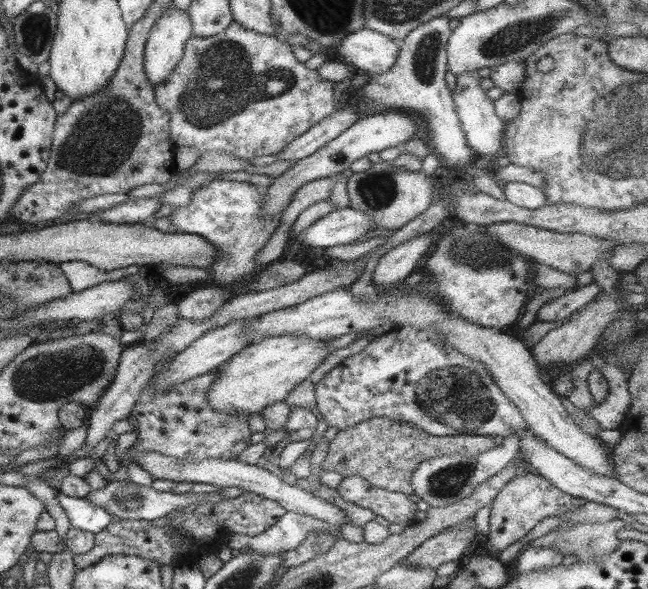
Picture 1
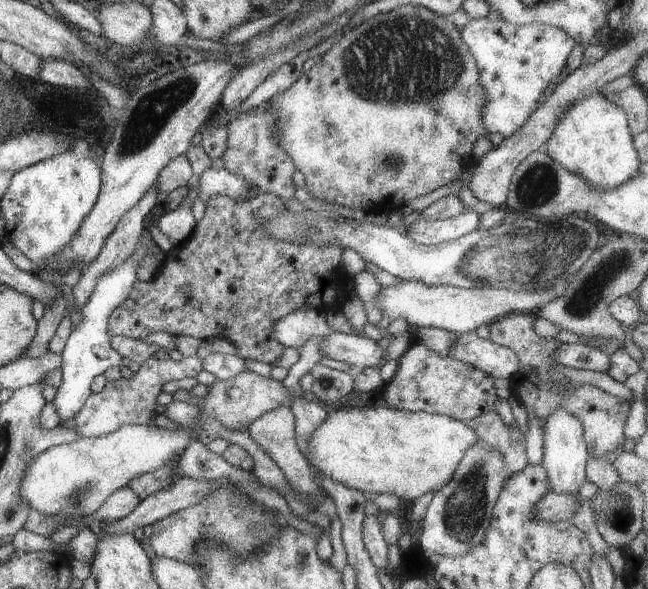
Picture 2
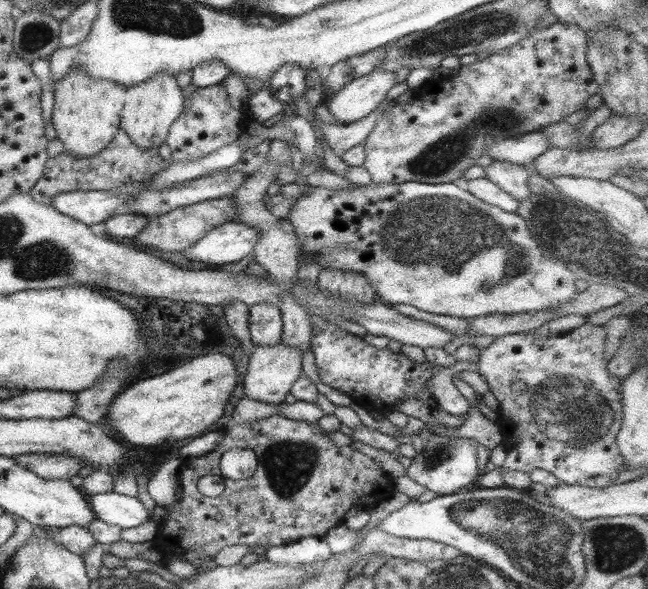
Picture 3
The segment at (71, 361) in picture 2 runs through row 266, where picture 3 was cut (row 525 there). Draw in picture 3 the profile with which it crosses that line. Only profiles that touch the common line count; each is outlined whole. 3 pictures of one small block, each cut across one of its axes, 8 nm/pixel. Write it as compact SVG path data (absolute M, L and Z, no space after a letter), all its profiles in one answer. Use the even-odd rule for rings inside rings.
M112 490L87 498L97 520L116 525L125 531L136 529L150 519L149 512L138 497L122 495Z

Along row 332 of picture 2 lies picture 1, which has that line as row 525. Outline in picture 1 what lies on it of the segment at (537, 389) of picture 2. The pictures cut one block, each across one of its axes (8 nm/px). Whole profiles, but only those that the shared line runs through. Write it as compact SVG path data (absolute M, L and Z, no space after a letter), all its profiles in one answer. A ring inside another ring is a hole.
M526 472L525 474L518 475L514 480L508 482L506 486L503 486L502 490L499 490L499 493L490 504L490 534L484 541L487 553L484 555L480 553L480 556L496 558L499 552L502 552L517 540L524 538L528 532L532 531L544 519L548 517L560 517L560 515L564 515L571 510L576 510L586 503L586 499L579 499L566 494L566 492L562 492L562 490L551 484L549 480L546 480L536 472Z

